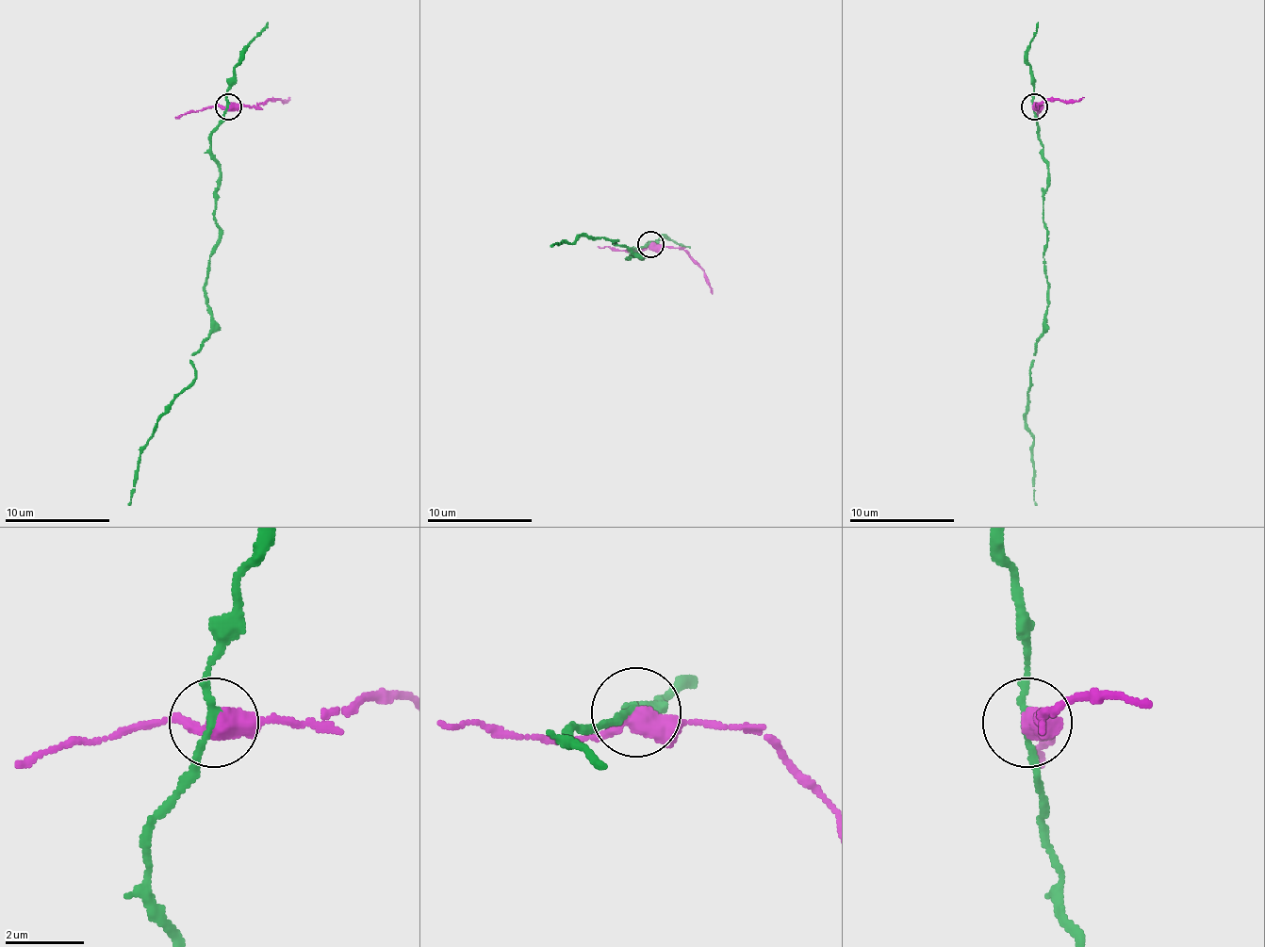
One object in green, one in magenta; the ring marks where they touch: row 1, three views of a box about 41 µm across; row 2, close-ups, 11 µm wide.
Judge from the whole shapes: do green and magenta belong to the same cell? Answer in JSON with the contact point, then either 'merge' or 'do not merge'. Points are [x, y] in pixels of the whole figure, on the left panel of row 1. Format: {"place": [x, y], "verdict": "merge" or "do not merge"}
{"place": [228, 106], "verdict": "do not merge"}

